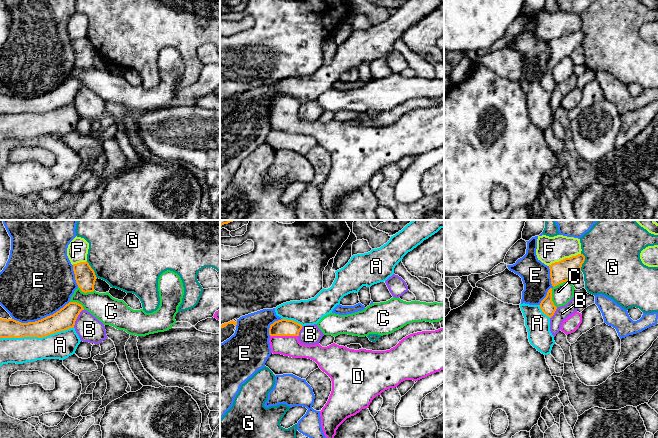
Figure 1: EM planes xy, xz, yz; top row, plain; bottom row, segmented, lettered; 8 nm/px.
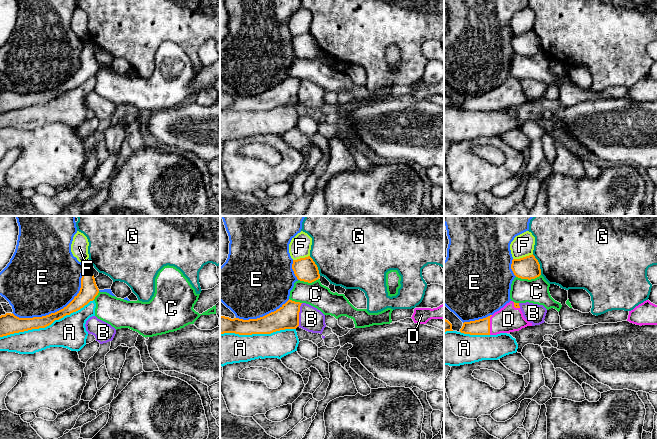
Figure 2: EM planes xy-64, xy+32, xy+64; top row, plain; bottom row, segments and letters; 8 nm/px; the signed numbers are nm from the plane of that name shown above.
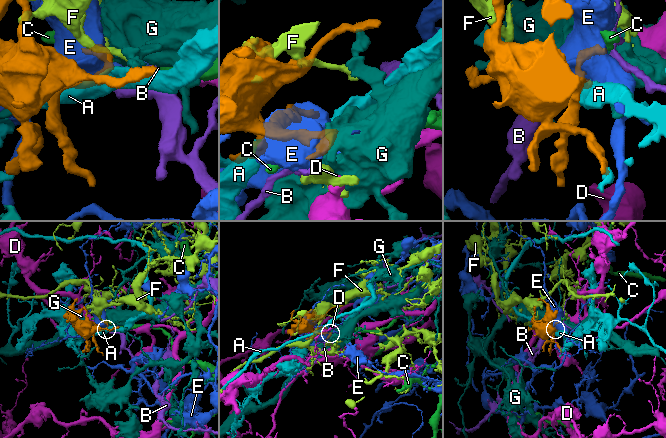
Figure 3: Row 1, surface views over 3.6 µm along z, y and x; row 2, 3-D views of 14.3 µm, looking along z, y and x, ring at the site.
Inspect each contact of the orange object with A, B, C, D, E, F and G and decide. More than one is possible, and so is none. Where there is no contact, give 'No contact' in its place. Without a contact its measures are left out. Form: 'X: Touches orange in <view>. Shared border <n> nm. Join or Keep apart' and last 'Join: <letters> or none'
A: Touches orange in xy. Shared border 600 nm. Keep apart
B: Touches orange in xy. Shared border 170 nm. Keep apart
C: Touches orange in yz. Shared border 260 nm. Keep apart
D: Touches orange in xz. Shared border 220 nm. Join
E: Touches orange in xy. Shared border 480 nm. Keep apart
F: Touches orange in yz. Shared border 280 nm. Keep apart
G: Touches orange in yz. Shared border 140 nm. Keep apart
Join: D

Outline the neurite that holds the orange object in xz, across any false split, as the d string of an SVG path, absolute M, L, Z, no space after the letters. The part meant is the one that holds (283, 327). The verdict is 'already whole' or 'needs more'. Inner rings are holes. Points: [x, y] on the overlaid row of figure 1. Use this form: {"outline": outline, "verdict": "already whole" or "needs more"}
{"outline": "M287 319L275 321L269 328L269 343L271 353L281 354L292 358L308 358L315 361L332 381L332 391L325 406L320 411L321 427L326 438L334 438L338 427L349 417L356 415L362 409L368 408L372 400L387 389L397 387L405 380L418 381L431 374L444 370L444 328L435 331L422 331L410 334L399 343L386 351L366 349L349 349L335 343L322 347L320 344L304 345L299 342L299 332L302 325Z", "verdict": "needs more"}

